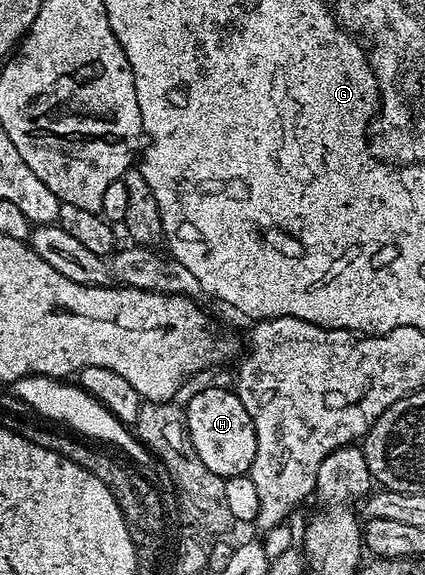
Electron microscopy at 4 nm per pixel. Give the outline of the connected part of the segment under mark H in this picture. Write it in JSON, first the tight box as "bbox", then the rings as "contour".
{"bbox":[186,388,256,478],"contour":[[[204,388],[194,393],[186,403],[186,419],[190,442],[194,442],[198,458],[202,458],[202,463],[214,470],[214,474],[227,478],[251,473],[256,449],[254,422],[250,422],[250,414],[246,414],[246,406],[242,406],[235,391]]]}

